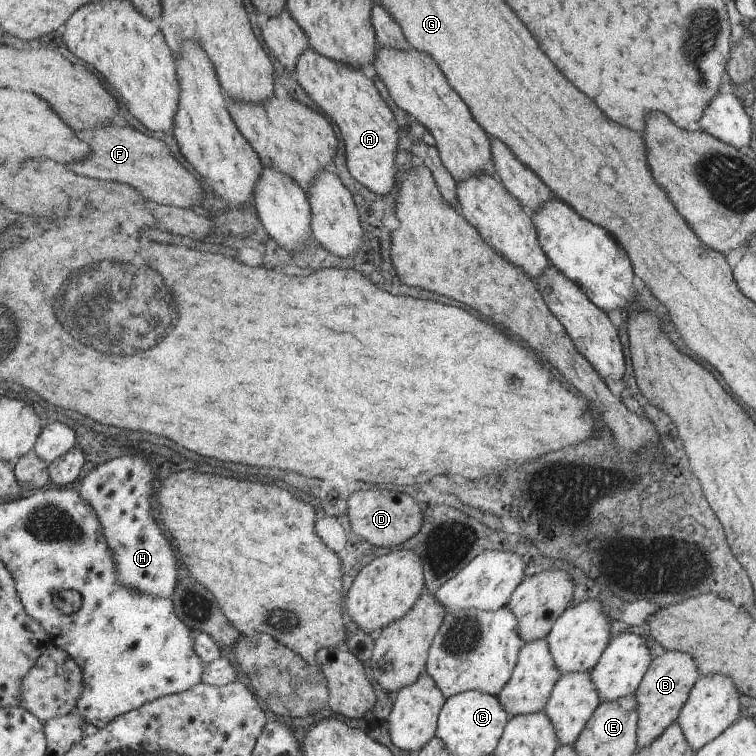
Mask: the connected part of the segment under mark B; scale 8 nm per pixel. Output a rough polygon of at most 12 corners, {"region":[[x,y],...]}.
{"region":[[667,650],[637,687],[637,750],[675,722],[700,672]]}

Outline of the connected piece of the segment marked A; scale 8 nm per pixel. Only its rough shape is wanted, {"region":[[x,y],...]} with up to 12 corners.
{"region":[[311,46],[298,84],[342,134],[351,174],[383,198],[401,128],[363,68]]}

